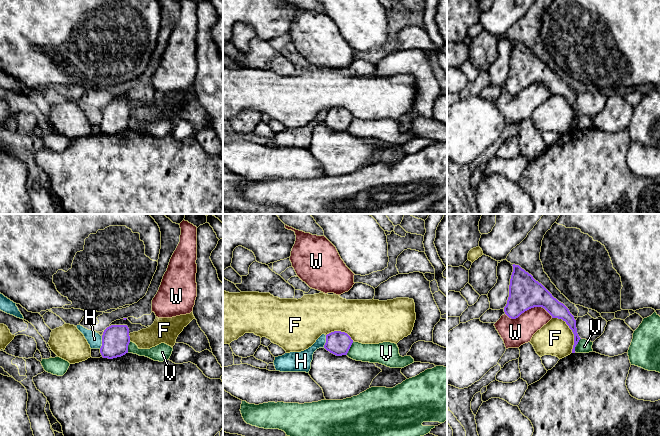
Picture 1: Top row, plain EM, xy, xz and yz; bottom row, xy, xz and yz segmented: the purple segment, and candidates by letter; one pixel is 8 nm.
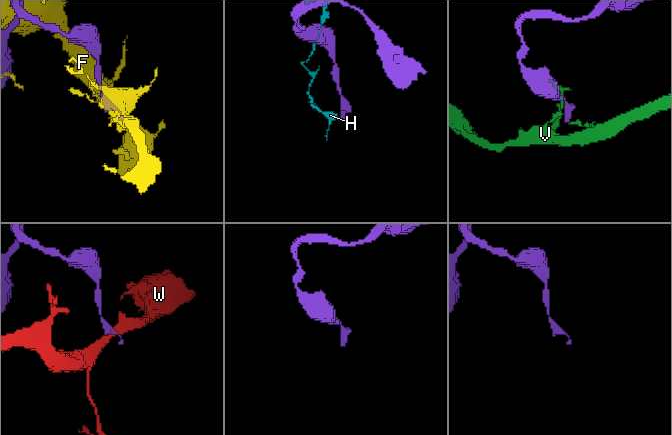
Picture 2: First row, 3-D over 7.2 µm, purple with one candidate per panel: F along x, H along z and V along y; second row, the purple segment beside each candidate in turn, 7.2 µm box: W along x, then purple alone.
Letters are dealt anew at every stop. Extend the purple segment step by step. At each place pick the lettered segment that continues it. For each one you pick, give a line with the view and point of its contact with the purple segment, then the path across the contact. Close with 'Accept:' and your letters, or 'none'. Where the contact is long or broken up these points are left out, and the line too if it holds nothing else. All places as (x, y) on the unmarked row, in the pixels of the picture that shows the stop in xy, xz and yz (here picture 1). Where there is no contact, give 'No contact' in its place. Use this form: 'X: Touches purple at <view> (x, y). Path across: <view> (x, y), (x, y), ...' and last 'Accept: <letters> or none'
Accept: none

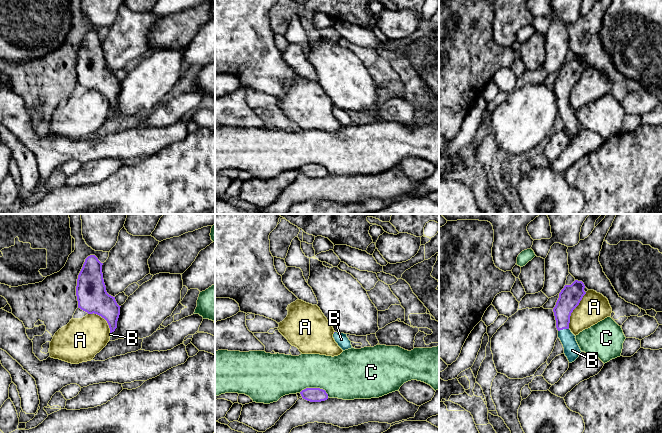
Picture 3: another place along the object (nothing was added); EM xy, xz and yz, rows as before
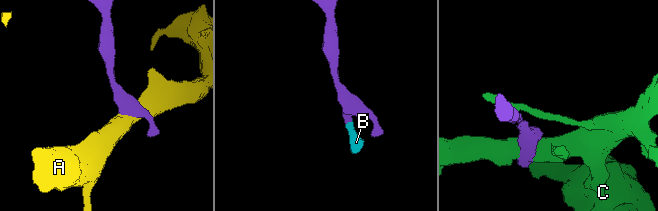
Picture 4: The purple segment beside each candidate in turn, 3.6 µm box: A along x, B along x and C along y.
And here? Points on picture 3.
B: Touches purple at yz (563, 104). Path across: yz (569, 74), (563, 84), (563, 104), (572, 126)
Accept: B

